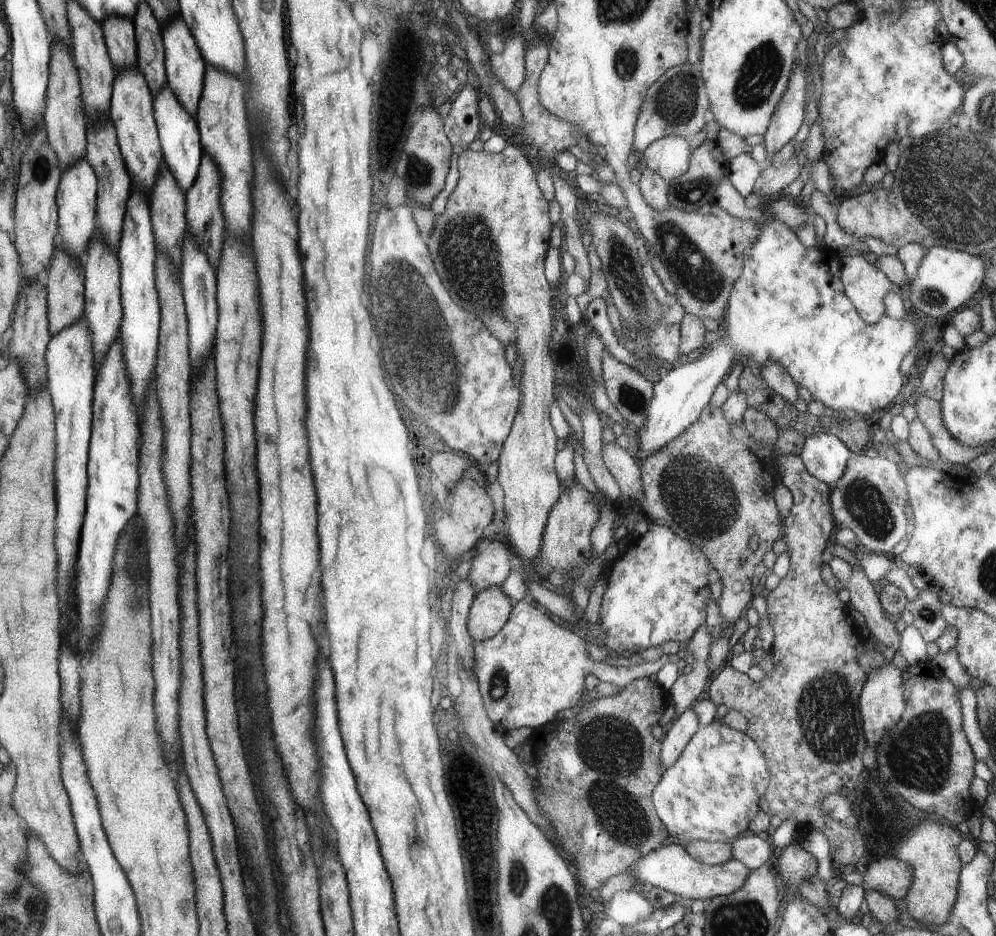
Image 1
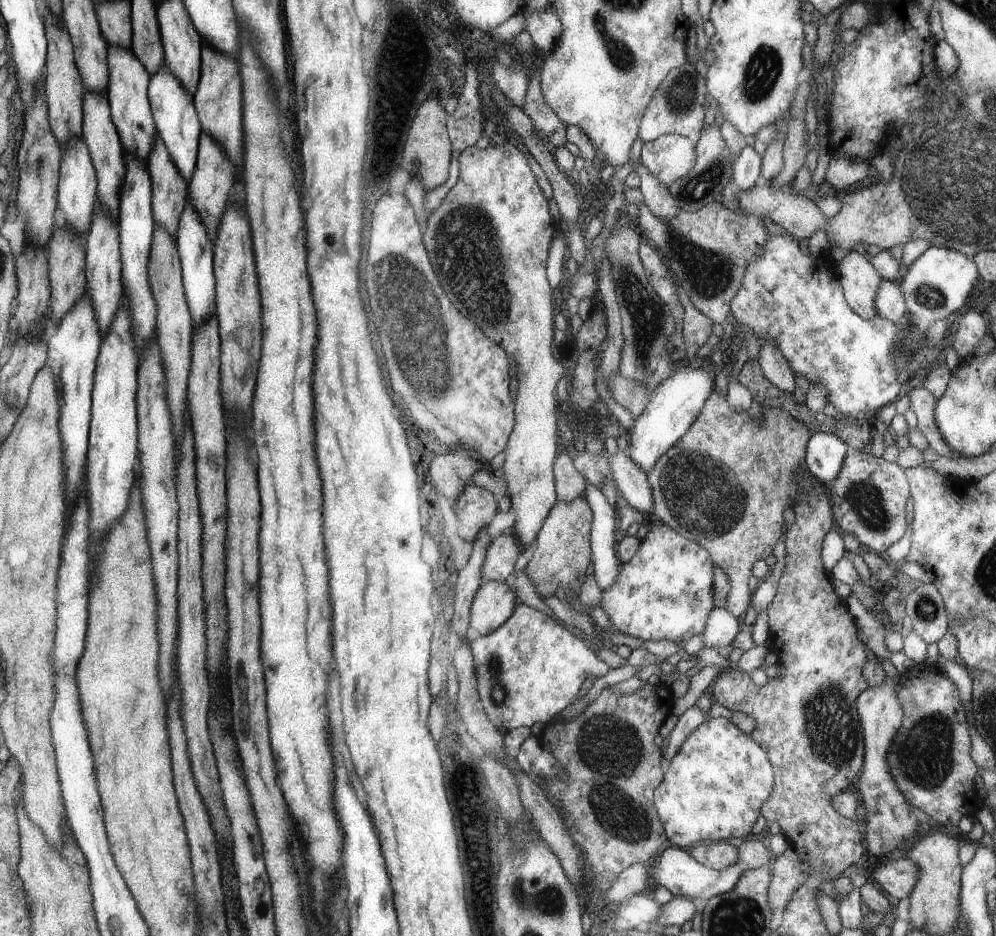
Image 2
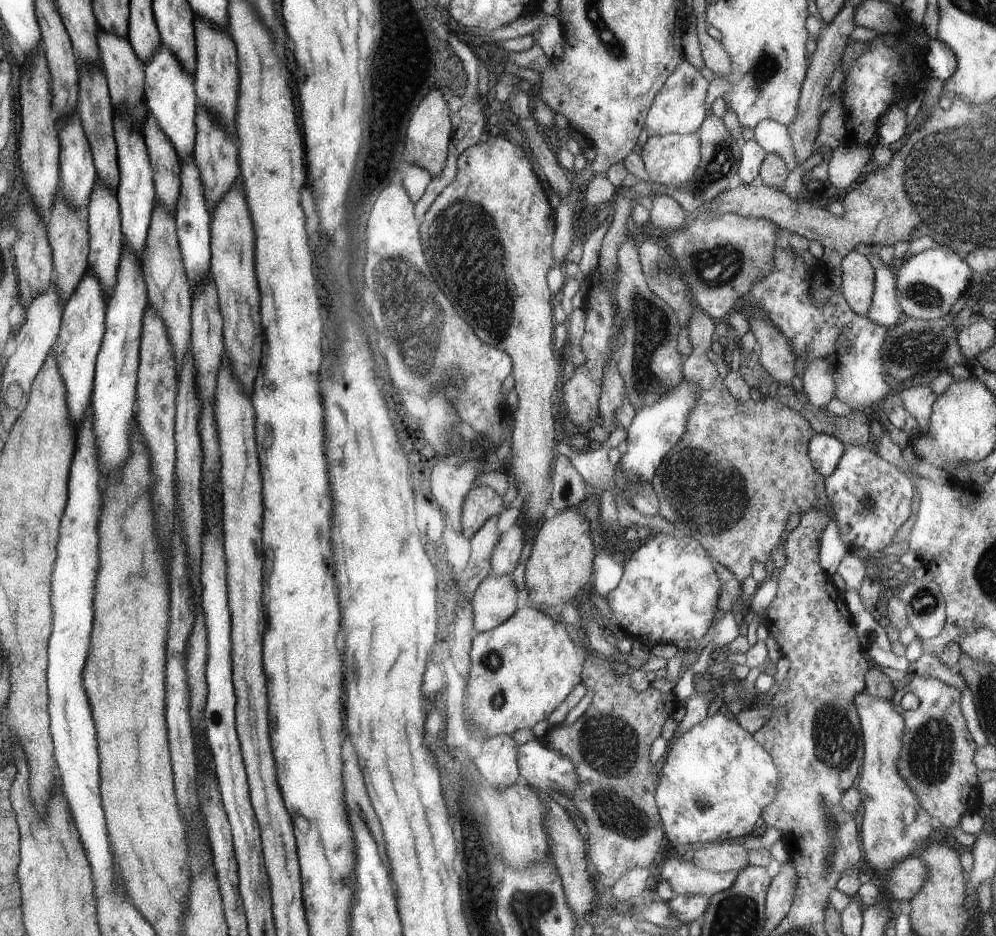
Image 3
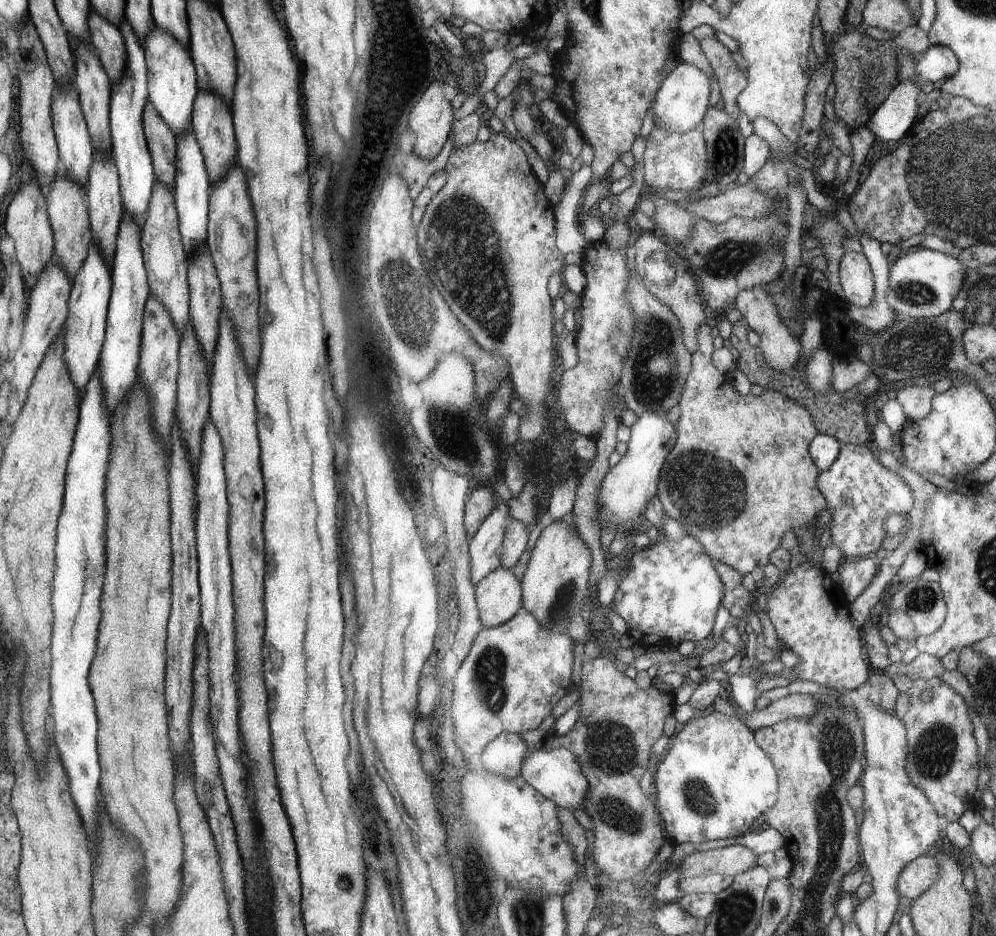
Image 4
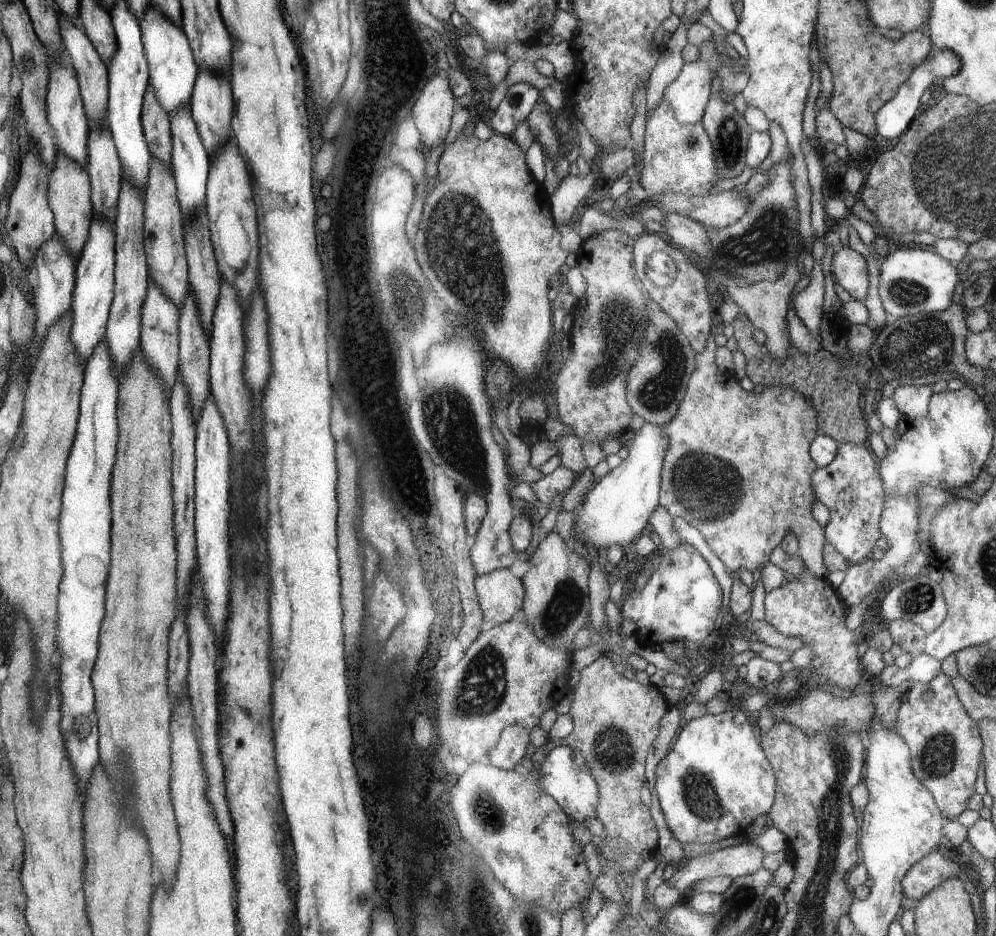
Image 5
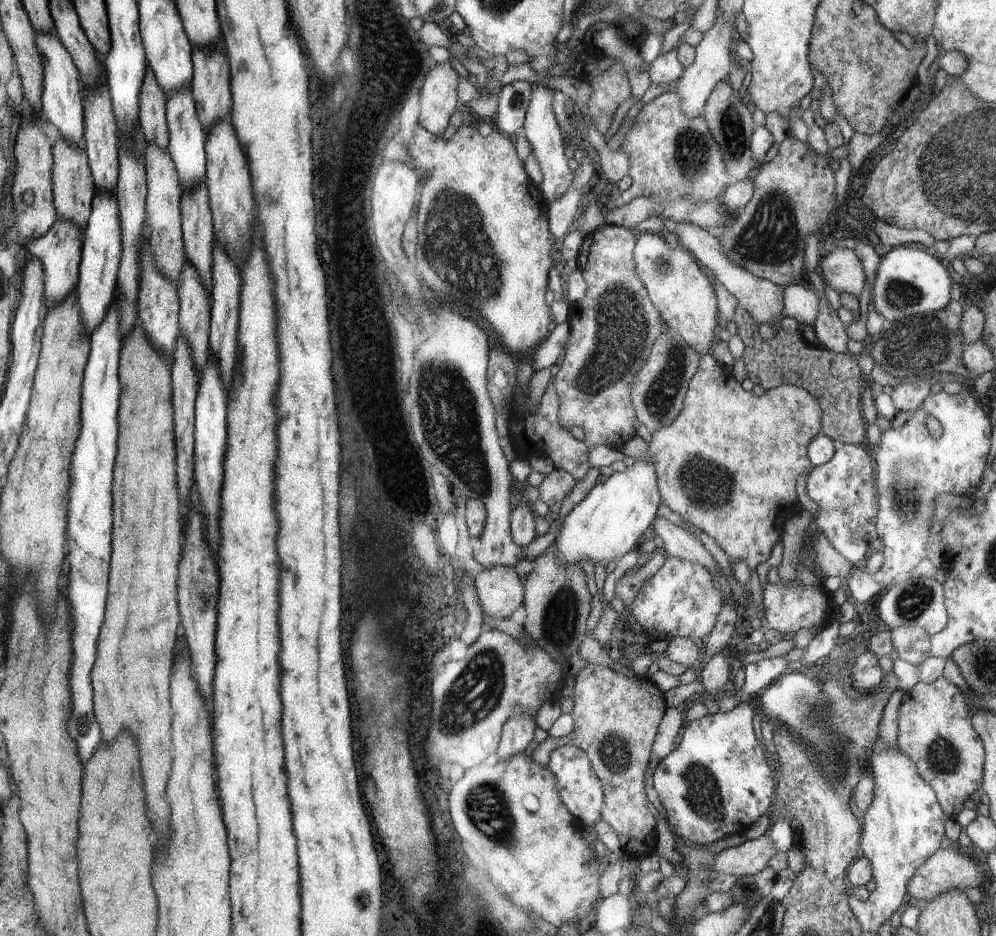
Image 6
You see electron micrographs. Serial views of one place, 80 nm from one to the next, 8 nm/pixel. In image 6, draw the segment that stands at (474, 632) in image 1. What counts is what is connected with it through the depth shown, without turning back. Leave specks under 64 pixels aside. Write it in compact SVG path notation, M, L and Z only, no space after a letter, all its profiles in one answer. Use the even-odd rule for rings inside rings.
M512 566L484 568L476 574L474 585L482 611L491 618L509 617L521 606L524 586Z

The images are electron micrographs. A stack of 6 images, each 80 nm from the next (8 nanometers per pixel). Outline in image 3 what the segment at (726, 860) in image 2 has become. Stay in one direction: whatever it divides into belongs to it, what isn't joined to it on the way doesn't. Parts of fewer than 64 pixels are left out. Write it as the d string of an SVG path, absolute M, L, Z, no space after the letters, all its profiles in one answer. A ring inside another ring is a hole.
M736 843L702 847L693 853L689 861L694 867L714 873L737 873L749 865L747 849Z

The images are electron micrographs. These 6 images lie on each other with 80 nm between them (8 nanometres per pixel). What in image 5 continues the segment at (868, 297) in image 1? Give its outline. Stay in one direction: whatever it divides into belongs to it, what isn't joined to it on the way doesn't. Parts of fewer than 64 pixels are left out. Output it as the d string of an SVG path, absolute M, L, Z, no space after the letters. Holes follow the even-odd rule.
M847 245L836 249L835 254L830 261L830 274L835 283L837 283L843 290L846 290L855 301L862 301L867 294L867 272L865 270L865 262L863 258Z

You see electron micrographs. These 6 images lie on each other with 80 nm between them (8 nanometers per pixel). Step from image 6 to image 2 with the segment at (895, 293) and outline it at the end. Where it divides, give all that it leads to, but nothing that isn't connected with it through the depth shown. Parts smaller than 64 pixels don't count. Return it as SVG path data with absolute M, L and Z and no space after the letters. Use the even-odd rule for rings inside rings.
M926 245L915 252L909 268L898 281L907 312L915 320L930 324L941 318L949 318L949 314L955 315L955 310L965 302L967 294L976 286L977 271L971 257L961 251Z

